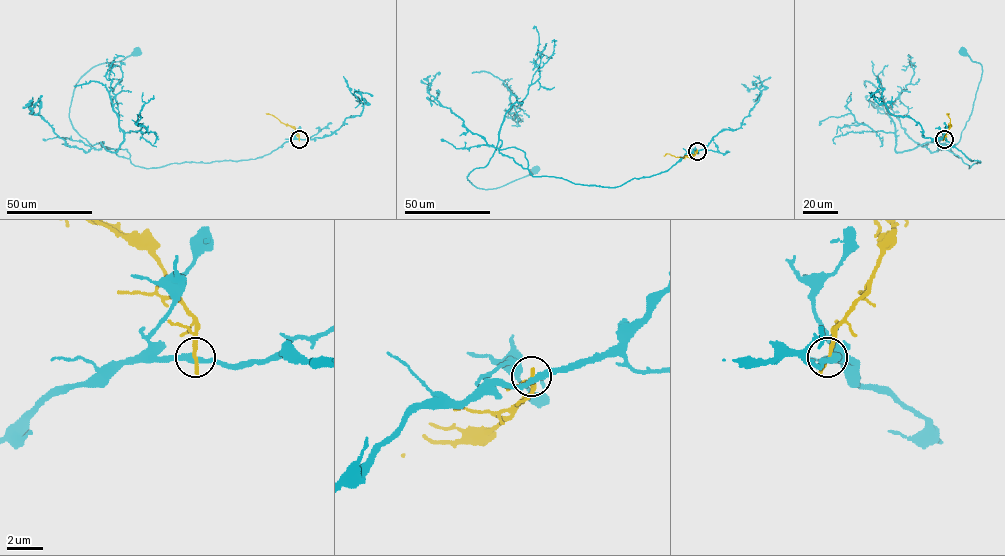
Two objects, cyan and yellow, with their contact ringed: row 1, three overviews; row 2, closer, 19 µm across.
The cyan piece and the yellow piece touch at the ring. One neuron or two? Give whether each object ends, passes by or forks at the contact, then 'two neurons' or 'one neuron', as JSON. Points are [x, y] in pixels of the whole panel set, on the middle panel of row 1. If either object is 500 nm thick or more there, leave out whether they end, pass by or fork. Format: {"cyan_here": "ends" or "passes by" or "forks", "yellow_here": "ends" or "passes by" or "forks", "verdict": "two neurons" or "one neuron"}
{"cyan_here": "passes by", "yellow_here": "ends", "verdict": "two neurons"}

